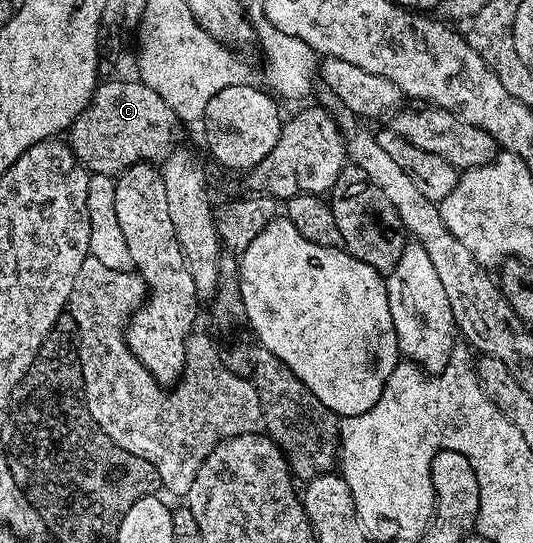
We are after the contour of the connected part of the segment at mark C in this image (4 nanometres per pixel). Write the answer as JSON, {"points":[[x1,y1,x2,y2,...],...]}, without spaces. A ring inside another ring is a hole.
{"points":[[138,79,106,81,96,85,91,102,83,108,81,115,71,124,69,144,75,153,75,158,87,168,88,174,100,173,114,178,118,178,119,174,142,161,155,163,167,158,171,150,176,148,175,132,181,128,181,125,175,113,165,103,165,99,161,99,161,95,153,91,153,87,149,87,144,81]]}

